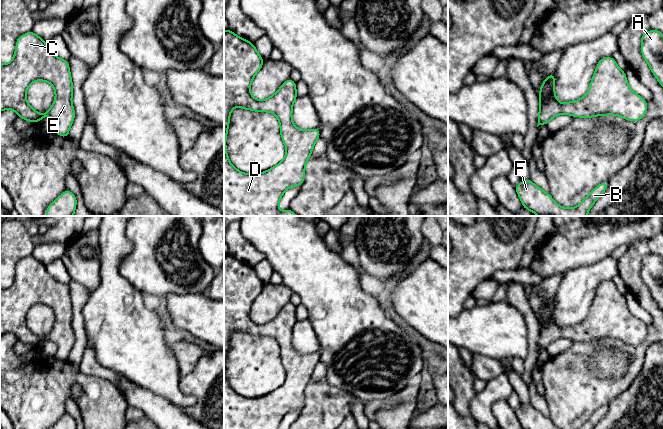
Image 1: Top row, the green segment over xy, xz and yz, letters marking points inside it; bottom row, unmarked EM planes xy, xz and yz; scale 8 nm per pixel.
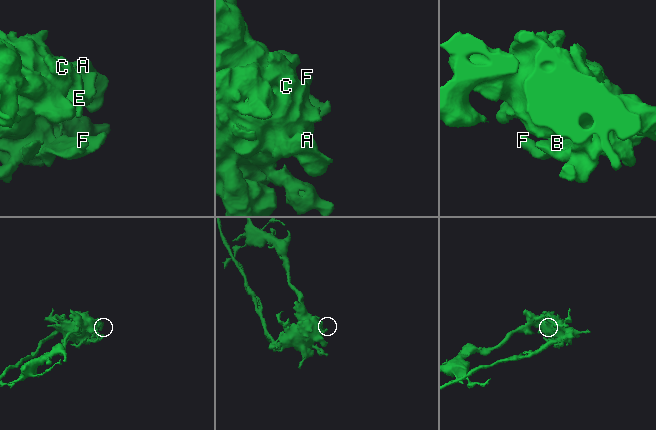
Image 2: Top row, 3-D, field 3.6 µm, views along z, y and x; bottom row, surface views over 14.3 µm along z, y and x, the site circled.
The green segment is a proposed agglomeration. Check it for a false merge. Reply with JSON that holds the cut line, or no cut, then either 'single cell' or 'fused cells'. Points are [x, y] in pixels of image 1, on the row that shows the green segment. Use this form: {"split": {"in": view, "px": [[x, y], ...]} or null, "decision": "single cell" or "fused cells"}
{"split": null, "decision": "single cell"}

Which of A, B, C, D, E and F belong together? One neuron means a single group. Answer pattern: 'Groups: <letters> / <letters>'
Groups: A B C D E F

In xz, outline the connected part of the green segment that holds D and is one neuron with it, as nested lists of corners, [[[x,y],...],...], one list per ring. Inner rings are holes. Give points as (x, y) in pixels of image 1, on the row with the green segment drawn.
[[[229,29],[224,30],[224,216],[298,216],[290,209],[280,211],[279,201],[290,187],[301,186],[304,182],[305,165],[313,147],[320,137],[319,128],[301,130],[292,121],[292,107],[297,98],[296,82],[286,80],[278,91],[265,100],[257,100],[250,93],[253,78],[263,66],[264,59],[254,44]],[[236,106],[251,111],[271,112],[280,123],[280,133],[286,146],[284,159],[271,169],[258,174],[245,174],[229,161],[226,150],[226,136],[230,114]]]

